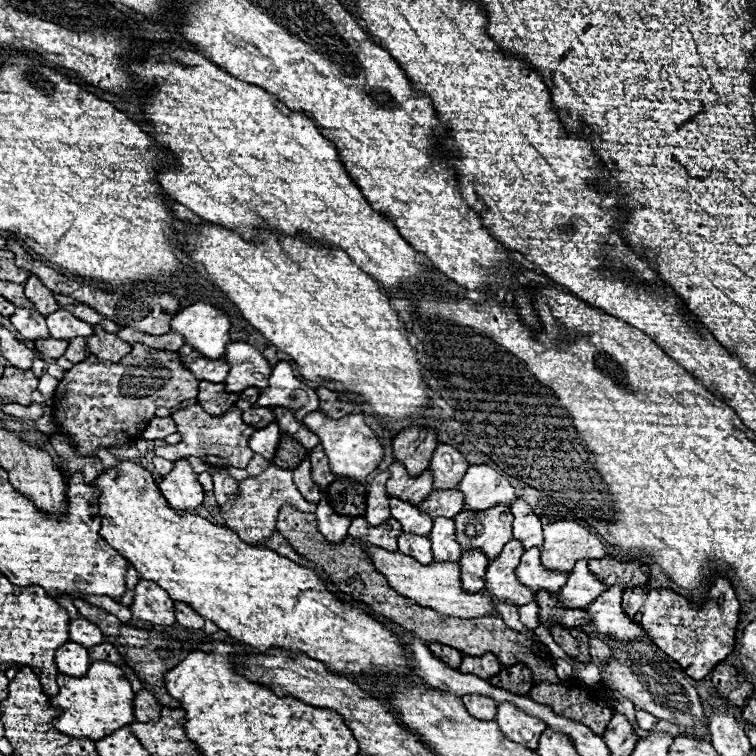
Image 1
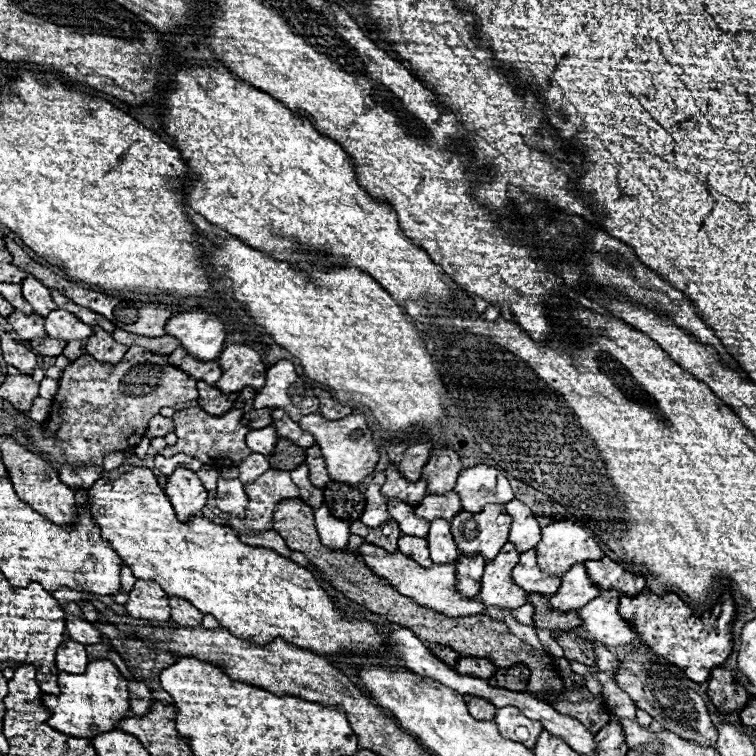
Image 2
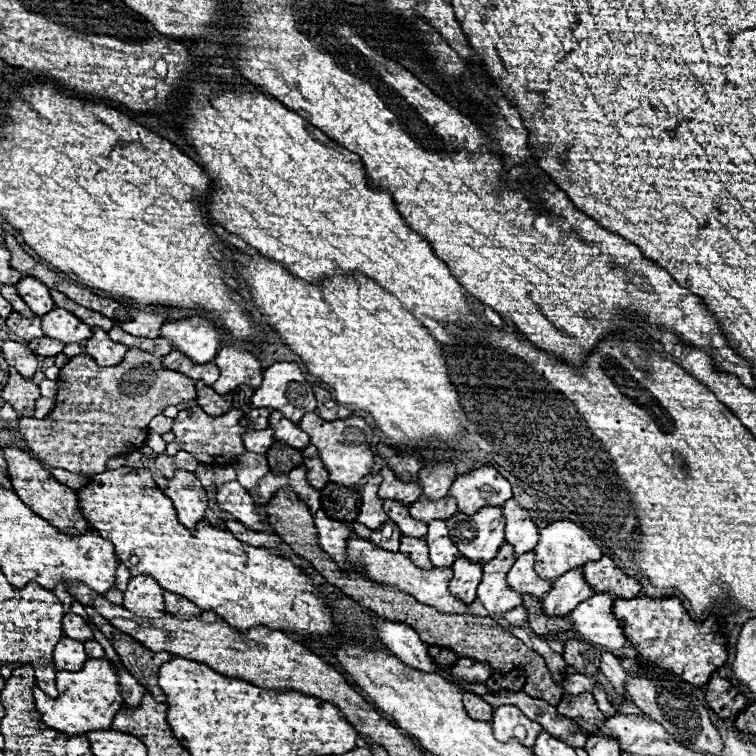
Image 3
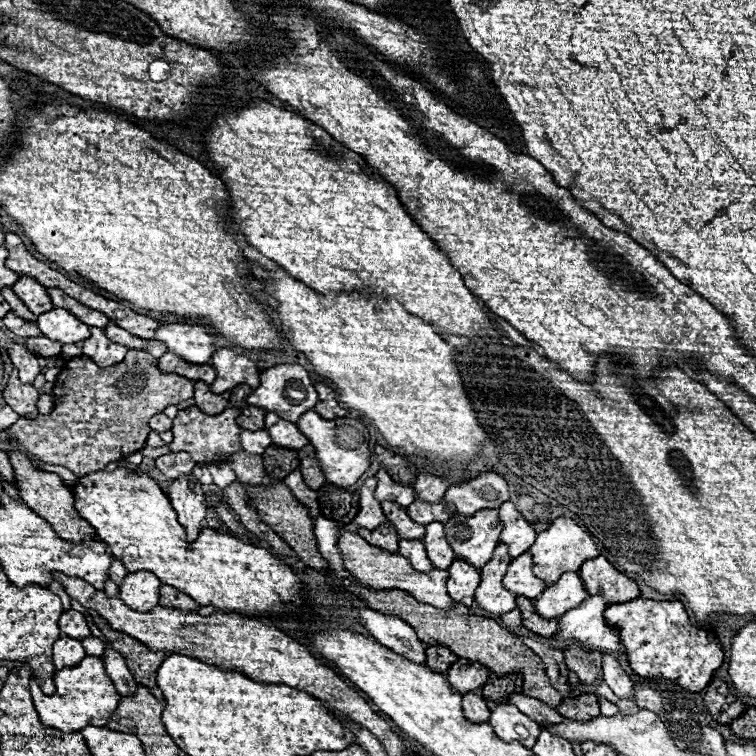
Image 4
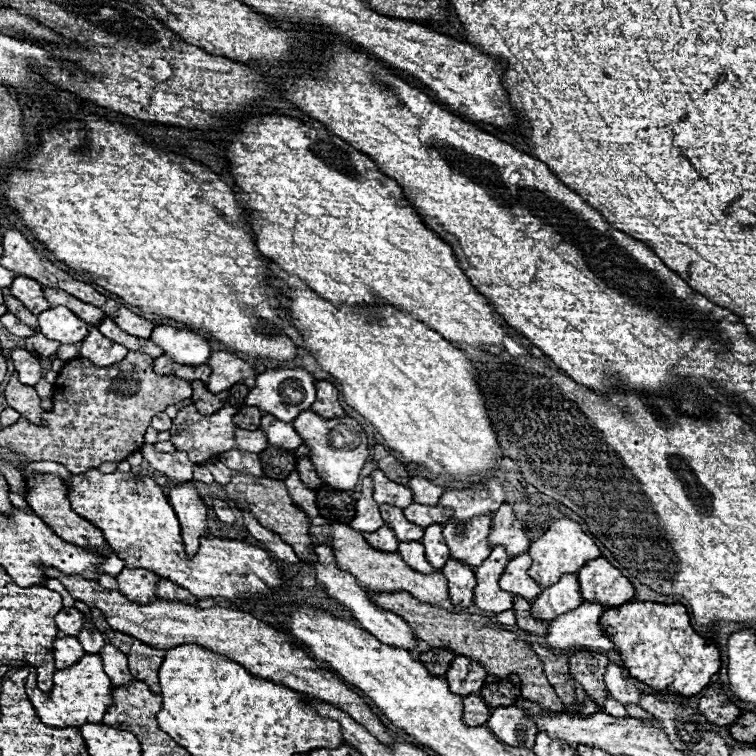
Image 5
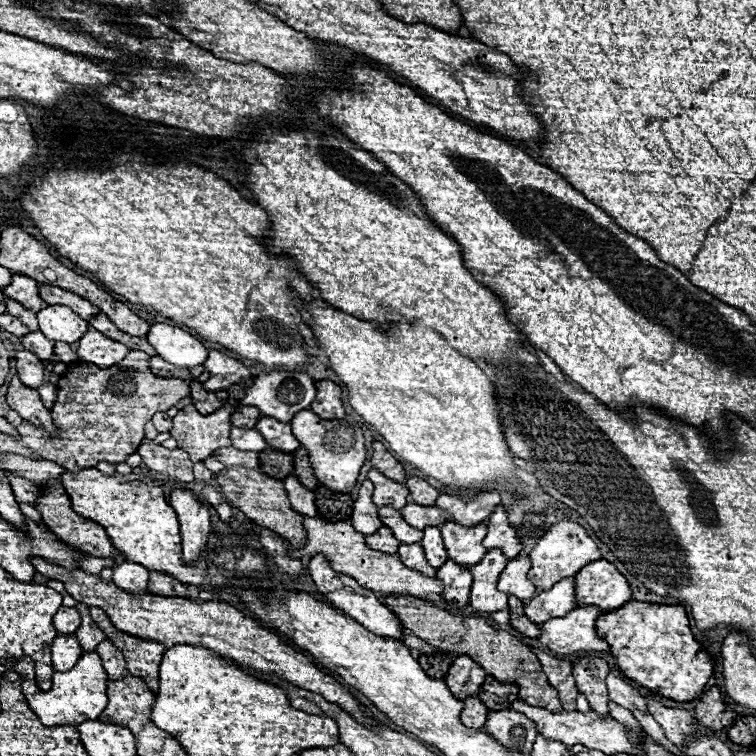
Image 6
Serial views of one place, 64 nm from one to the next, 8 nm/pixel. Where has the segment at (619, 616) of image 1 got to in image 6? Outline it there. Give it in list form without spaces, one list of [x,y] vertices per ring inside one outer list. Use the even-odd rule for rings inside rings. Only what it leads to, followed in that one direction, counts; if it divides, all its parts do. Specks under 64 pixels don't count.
[[[578,606],[562,618],[552,618],[542,624],[540,642],[562,656],[604,652],[608,650],[608,644],[604,644],[594,626],[600,614],[602,612],[596,606]]]

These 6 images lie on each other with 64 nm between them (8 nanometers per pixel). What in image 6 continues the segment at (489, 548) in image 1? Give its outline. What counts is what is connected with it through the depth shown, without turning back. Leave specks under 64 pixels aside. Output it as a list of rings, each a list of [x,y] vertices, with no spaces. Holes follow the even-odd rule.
[[[486,520],[472,528],[464,528],[454,522],[442,524],[440,530],[442,530],[446,550],[448,550],[448,558],[462,566],[478,564],[484,558],[484,554],[488,552],[482,546],[482,540],[486,536],[486,526],[488,526]]]

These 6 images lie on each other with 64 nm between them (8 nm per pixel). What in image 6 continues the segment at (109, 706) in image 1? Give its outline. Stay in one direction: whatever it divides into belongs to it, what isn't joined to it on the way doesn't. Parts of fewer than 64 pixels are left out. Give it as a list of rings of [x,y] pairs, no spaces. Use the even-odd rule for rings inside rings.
[[[96,652],[82,654],[78,664],[68,672],[54,672],[54,682],[52,682],[50,692],[42,692],[36,686],[32,662],[22,664],[22,660],[18,660],[16,670],[24,676],[22,694],[26,696],[30,708],[36,712],[36,716],[40,718],[40,722],[44,726],[76,726],[76,724],[82,724],[86,720],[96,720],[108,704],[108,696],[106,696],[108,676],[106,676],[102,662],[100,662],[100,656]]]

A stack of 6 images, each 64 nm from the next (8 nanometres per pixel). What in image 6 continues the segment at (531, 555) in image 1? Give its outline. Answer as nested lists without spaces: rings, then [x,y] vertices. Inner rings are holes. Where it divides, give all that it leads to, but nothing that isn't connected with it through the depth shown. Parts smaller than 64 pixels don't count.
[[[512,558],[508,560],[506,570],[498,578],[498,590],[518,596],[520,600],[530,600],[536,594],[534,582],[528,578],[530,570],[530,560],[528,558]]]

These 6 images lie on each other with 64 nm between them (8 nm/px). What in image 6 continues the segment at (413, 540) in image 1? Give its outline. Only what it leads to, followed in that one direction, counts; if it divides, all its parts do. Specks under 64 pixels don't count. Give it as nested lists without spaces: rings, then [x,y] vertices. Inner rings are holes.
[[[400,544],[398,556],[402,558],[402,562],[408,568],[412,568],[412,570],[424,574],[424,576],[436,576],[436,568],[432,568],[428,564],[428,560],[426,560],[424,550],[422,550],[420,544]]]

